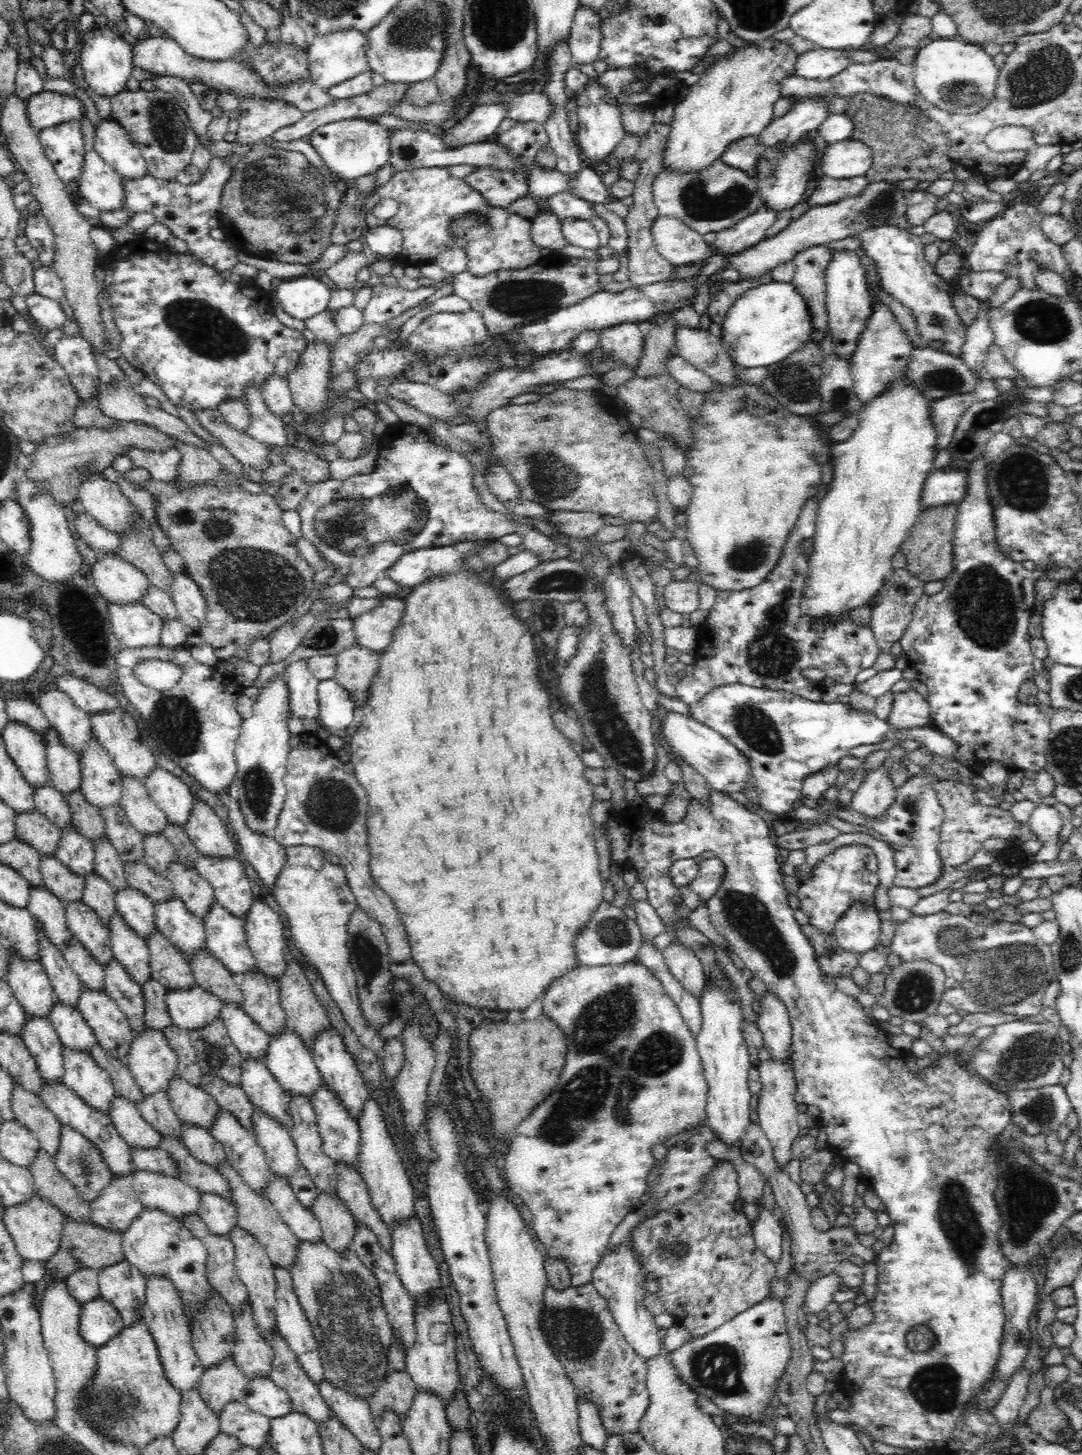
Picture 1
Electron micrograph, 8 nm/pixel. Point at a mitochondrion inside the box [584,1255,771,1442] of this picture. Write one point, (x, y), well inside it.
(716, 1366)

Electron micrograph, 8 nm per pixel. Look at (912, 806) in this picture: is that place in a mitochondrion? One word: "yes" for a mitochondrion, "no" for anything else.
yes

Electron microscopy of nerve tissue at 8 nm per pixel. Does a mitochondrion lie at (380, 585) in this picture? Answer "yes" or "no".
no

